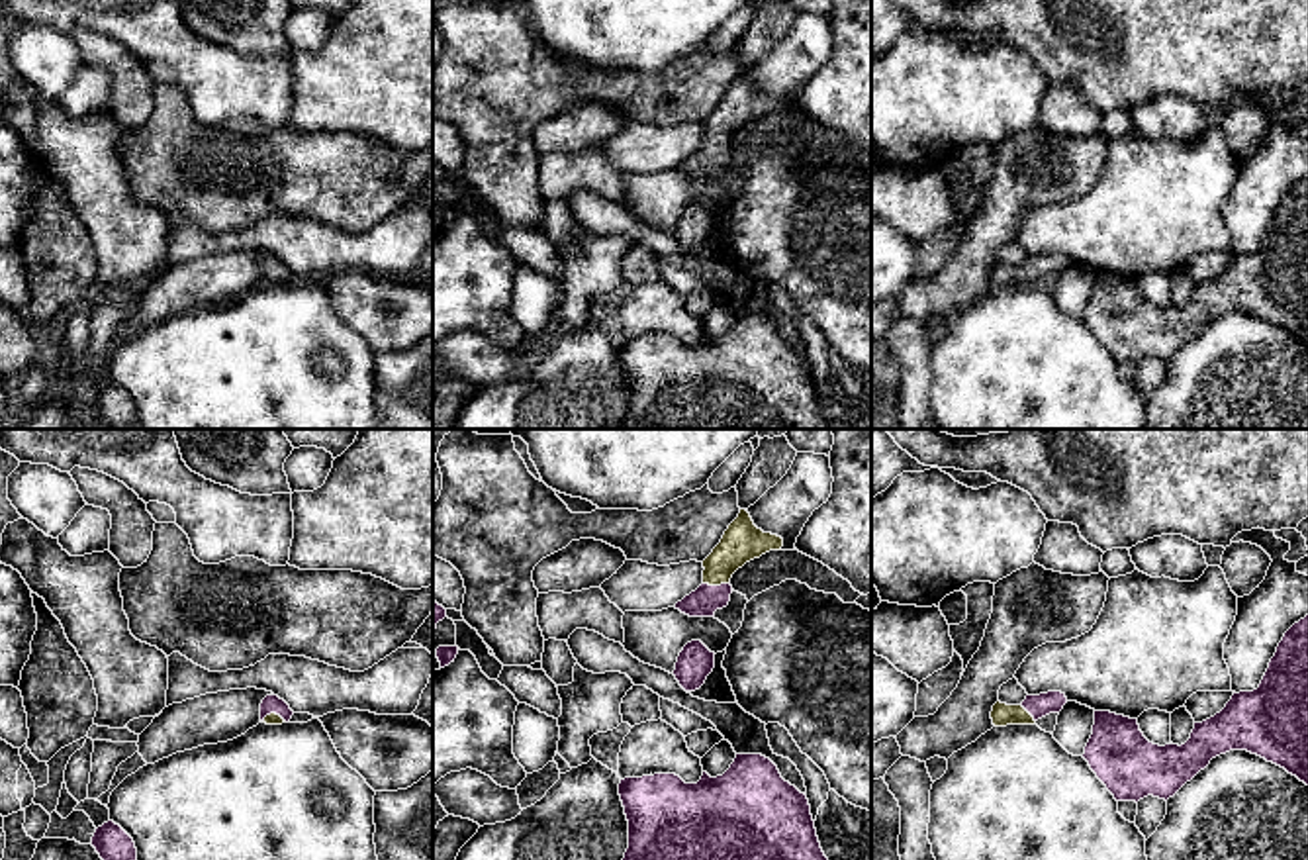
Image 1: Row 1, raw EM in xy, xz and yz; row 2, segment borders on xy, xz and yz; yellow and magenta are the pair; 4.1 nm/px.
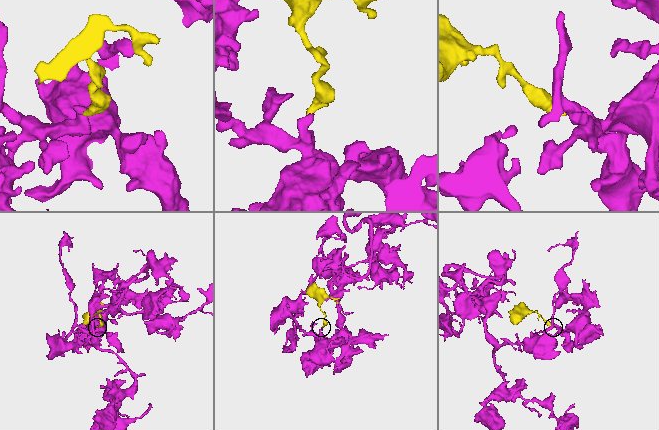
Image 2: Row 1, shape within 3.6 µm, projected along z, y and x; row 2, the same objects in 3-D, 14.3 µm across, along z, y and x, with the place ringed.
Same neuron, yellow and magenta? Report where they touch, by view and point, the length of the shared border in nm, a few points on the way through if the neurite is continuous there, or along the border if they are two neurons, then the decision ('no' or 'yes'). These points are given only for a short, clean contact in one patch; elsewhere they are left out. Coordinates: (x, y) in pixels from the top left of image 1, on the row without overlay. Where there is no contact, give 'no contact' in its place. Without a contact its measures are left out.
contact xz (715, 145); length 110 nm; way xz (743, 102), (719, 128), (715, 145), (705, 161); yes

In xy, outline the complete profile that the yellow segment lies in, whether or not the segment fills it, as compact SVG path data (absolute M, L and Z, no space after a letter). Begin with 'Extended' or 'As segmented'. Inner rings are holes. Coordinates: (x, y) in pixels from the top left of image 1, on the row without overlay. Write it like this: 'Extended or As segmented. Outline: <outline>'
Extended. Outline: M266 257L260 264L260 282L266 286L282 286L292 280L294 272L278 257Z

